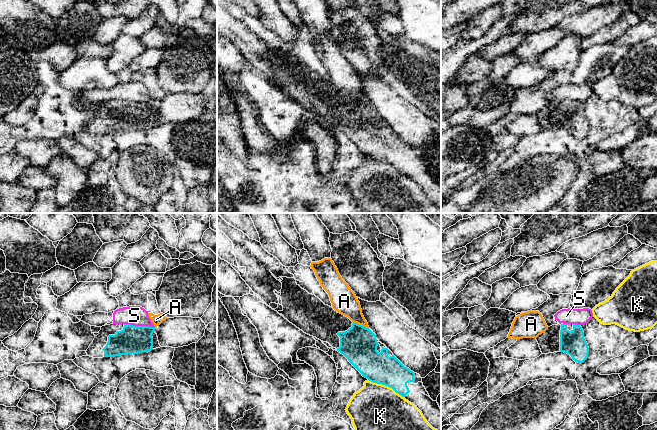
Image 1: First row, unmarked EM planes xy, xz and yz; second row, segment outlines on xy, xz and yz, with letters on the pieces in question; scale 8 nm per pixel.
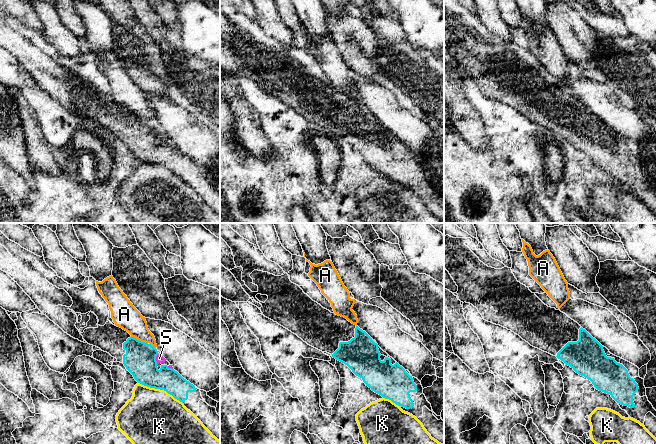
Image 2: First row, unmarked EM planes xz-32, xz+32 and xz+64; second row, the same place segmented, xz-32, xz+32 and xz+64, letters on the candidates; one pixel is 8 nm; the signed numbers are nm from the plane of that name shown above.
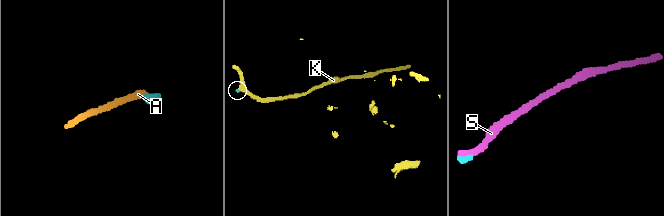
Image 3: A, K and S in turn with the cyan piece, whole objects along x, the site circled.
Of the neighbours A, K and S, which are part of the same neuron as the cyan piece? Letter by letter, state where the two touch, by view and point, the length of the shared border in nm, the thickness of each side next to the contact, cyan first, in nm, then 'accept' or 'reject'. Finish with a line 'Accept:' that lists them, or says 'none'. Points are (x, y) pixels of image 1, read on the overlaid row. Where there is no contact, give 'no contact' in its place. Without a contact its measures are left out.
A: xz (361, 325) | 140 nm | 300/200 nm | reject
K: xz (386, 385) | 320 nm | 240/360 nm | reject
S: xy (139, 326) | 260 nm | 220/160 nm | reject
Accept: none

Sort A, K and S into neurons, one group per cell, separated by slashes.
A / K / S

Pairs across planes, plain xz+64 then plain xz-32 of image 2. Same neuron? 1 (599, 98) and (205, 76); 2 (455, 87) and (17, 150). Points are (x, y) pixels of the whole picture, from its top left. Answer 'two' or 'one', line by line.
1: two
2: two

